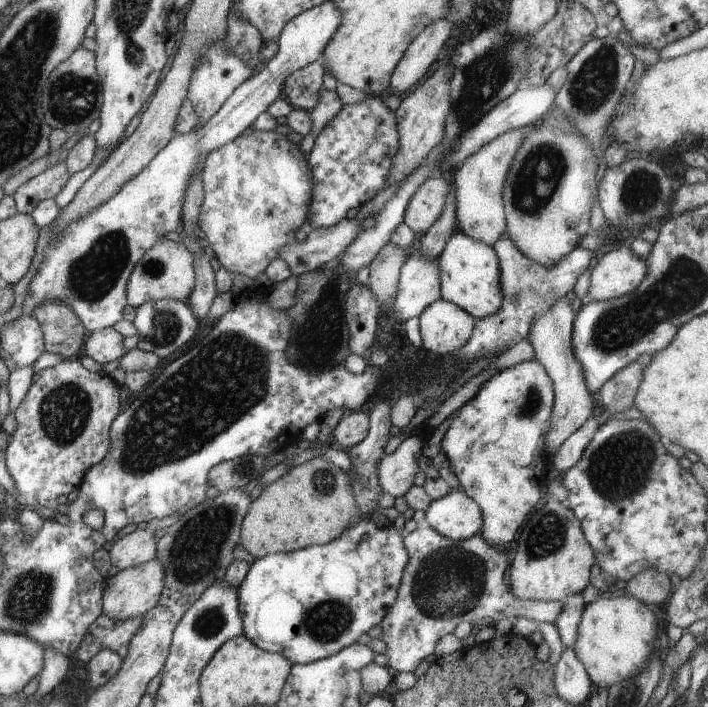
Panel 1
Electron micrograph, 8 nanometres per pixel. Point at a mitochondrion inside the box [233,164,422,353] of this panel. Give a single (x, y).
(333, 292)

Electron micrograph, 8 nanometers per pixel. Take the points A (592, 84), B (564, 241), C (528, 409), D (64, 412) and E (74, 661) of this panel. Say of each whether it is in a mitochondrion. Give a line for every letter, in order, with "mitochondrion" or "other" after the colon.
A: mitochondrion
B: other
C: mitochondrion
D: mitochondrion
E: other

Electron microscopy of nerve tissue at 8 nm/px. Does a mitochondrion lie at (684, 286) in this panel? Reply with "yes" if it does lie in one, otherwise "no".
yes

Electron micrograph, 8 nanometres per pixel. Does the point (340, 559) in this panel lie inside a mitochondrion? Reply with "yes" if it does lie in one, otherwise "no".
no

